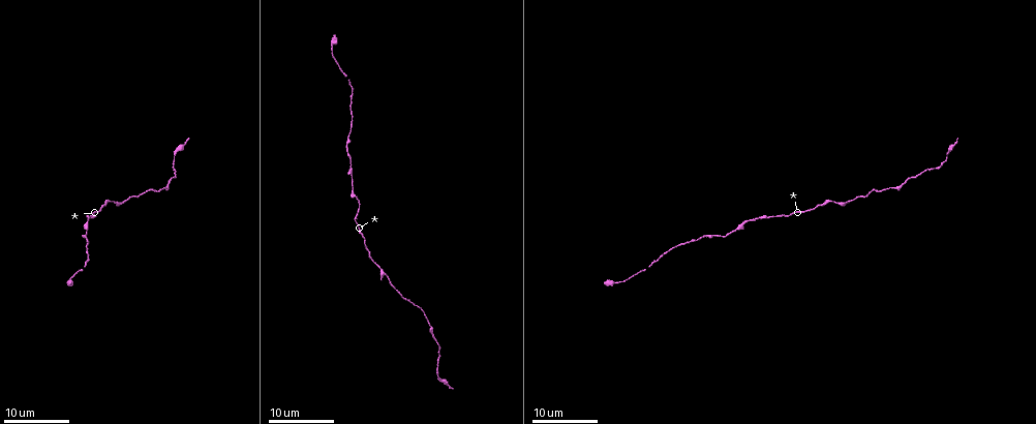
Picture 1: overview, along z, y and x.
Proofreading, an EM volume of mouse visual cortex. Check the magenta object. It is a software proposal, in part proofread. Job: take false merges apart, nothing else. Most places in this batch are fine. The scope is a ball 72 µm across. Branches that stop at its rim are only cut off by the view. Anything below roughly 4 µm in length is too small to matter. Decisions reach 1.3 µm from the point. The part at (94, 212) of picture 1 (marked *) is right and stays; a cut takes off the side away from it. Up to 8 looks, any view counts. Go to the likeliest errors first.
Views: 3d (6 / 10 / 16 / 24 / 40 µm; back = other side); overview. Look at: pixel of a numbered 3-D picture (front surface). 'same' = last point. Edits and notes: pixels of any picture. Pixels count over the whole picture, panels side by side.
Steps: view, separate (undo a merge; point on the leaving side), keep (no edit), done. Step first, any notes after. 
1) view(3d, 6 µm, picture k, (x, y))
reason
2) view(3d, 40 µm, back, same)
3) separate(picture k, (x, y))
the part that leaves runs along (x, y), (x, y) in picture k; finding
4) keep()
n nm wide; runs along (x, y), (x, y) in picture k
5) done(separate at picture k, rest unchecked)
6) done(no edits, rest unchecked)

view(3d, 16 µm, picture 1, (351, 166))
thick turns thin

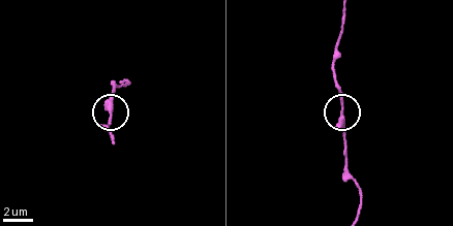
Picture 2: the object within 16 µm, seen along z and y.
view(3d, 6 µm, picture 2, (342, 112))

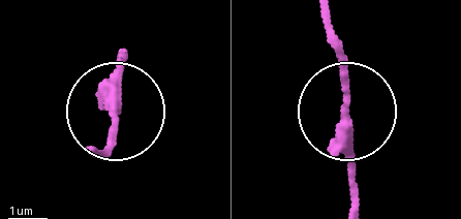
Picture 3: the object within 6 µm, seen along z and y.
keep()
runs along (354, 201), (337, 37) in picture 3; all the same neuron

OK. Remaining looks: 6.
view(3d, 24 µm, picture 1, (705, 235))
sudden change in width

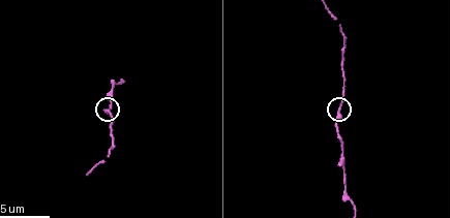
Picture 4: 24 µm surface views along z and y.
view(3d, 6 µm, picture 4, (340, 105))
closer look

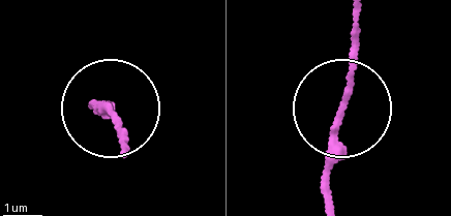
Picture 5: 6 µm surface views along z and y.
view(3d, 6 µm, back, picture 5, (341, 113))
from behind

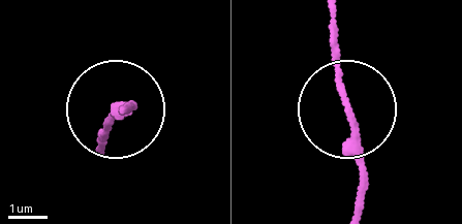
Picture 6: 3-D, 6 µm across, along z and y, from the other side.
keep()
runs along (357, 205), (360, 136), (331, 18) in picture 6; all the same neuron

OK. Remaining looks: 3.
view(3d, 16 µm, picture 1, (427, 321))
sudden change in width

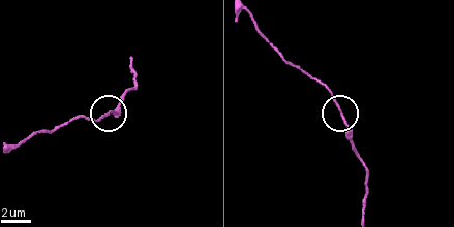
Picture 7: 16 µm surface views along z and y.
view(3d, 10 µm, picture 7, (113, 112))
zoom in

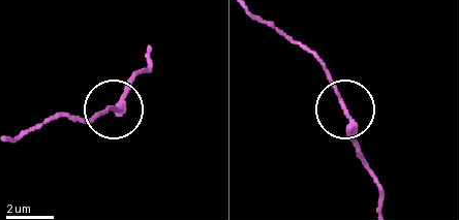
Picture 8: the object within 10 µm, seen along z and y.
view(3d, 6 µm, picture 8, (110, 109))

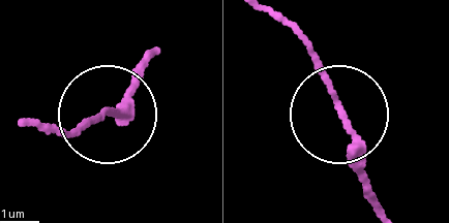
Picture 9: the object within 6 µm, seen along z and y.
keep()
runs along (288, 21), (330, 90), (373, 195) in picture 9; all the same neuron

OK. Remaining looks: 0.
done(no edits, rest unchecked)

